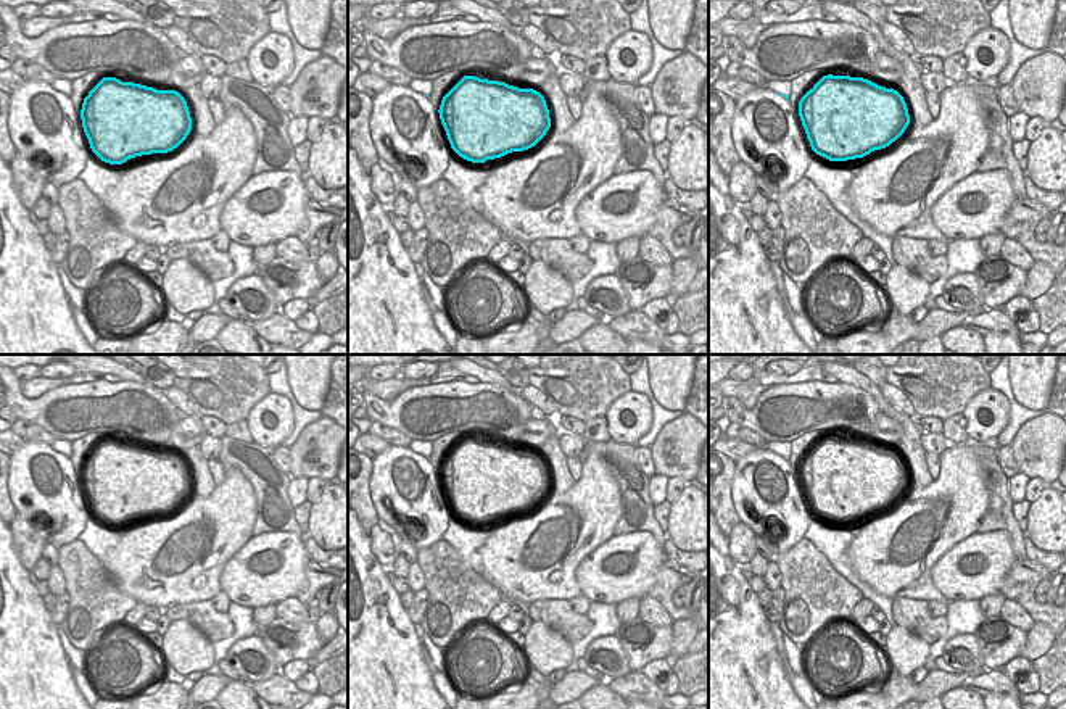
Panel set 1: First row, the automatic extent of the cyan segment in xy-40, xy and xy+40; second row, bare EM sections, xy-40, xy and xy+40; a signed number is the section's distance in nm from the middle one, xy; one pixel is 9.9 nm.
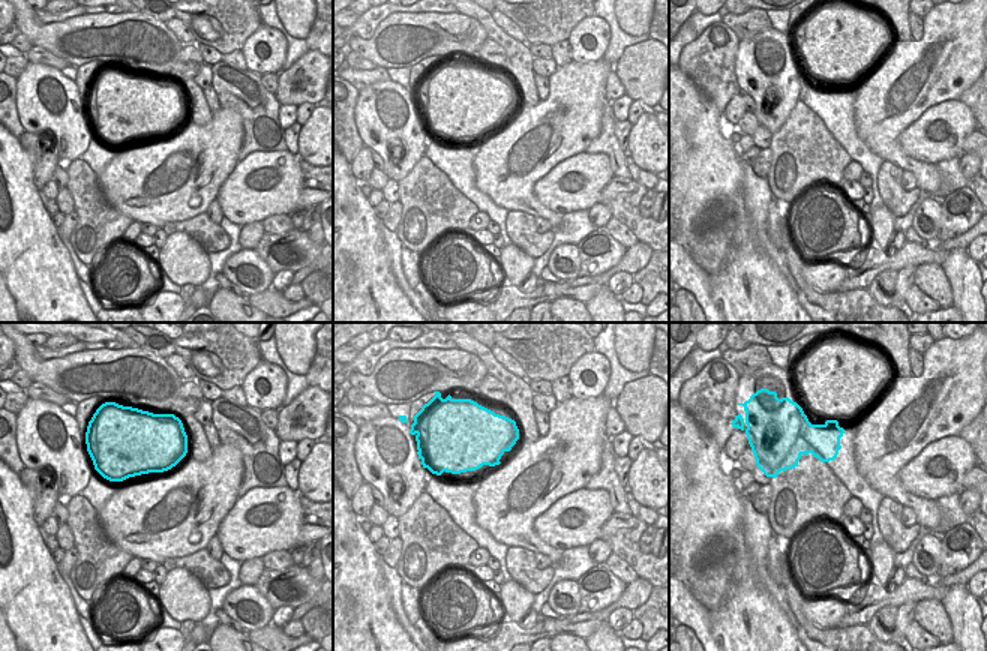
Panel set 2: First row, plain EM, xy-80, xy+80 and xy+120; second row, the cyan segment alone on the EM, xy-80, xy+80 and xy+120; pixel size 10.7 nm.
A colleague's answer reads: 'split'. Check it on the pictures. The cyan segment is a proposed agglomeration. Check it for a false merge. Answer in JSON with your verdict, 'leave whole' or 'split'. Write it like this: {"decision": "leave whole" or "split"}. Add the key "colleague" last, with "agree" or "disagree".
{"decision": "split", "colleague": "agree"}

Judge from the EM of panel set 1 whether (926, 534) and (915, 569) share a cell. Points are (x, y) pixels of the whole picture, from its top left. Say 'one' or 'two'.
one

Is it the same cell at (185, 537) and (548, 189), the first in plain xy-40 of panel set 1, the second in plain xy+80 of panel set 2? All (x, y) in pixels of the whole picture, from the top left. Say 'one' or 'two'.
two

